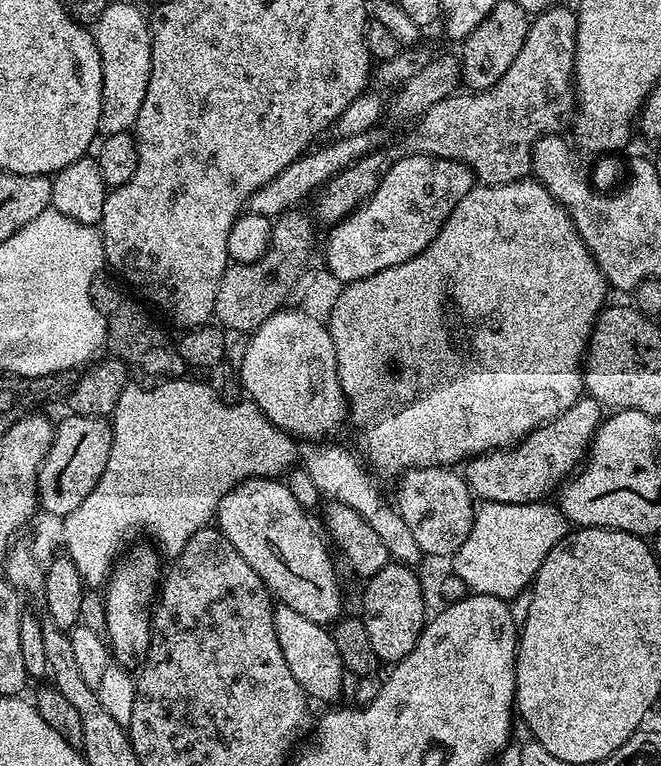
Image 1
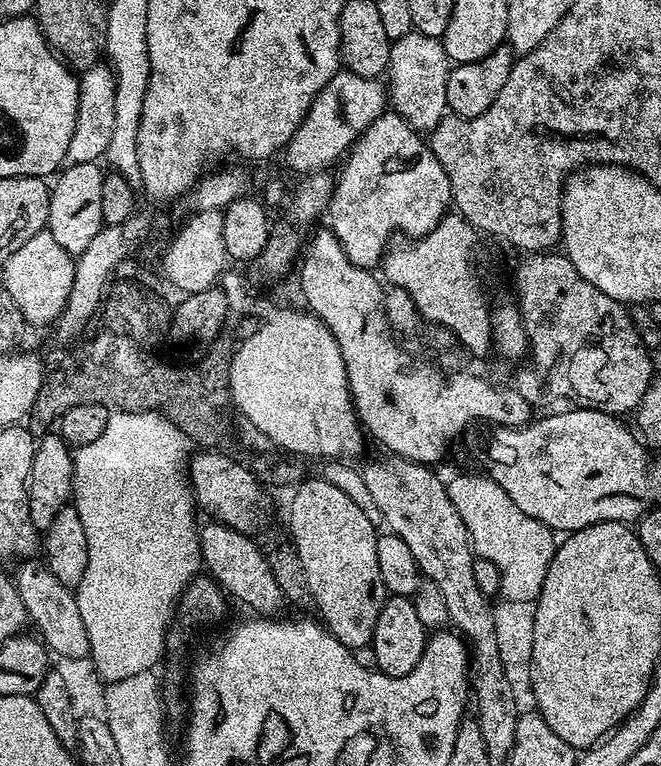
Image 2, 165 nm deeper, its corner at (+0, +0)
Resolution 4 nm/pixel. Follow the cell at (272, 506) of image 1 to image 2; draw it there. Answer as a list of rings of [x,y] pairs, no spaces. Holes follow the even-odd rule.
[[[200,450],[189,459],[186,465],[188,482],[192,485],[192,495],[201,513],[209,512],[211,519],[217,524],[225,524],[239,532],[255,533],[255,528],[264,520],[264,492],[256,473],[247,463],[239,464],[232,456],[227,456],[220,450]]]

